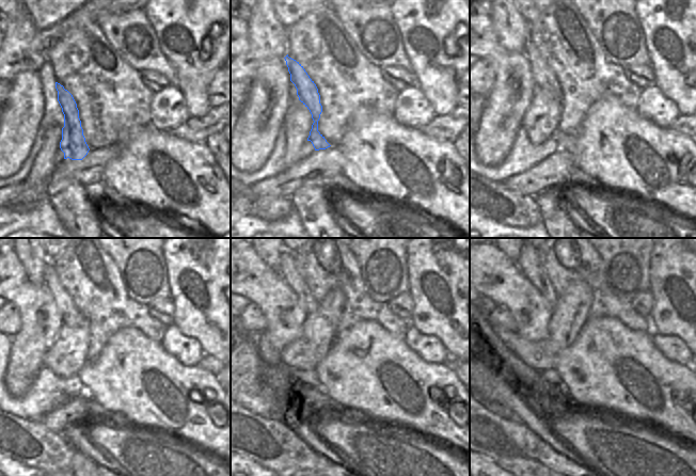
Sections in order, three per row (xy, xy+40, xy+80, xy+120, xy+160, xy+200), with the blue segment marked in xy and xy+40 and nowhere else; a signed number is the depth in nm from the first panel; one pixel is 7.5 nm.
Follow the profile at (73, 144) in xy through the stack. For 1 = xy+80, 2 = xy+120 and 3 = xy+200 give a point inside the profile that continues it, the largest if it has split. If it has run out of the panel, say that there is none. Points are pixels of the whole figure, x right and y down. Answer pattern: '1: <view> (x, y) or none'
1: xy+80 (543, 77)
2: xy+120 (70, 315)
3: xy+200 (528, 262)

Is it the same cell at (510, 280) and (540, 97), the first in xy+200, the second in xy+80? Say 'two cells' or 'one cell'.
two cells

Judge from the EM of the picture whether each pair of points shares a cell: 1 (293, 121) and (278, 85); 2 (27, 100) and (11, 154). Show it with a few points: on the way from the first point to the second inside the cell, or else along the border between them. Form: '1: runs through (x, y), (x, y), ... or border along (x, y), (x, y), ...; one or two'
1: border along (290, 100), (287, 113), (281, 125); two
2: runs through (21, 113), (11, 141); one

